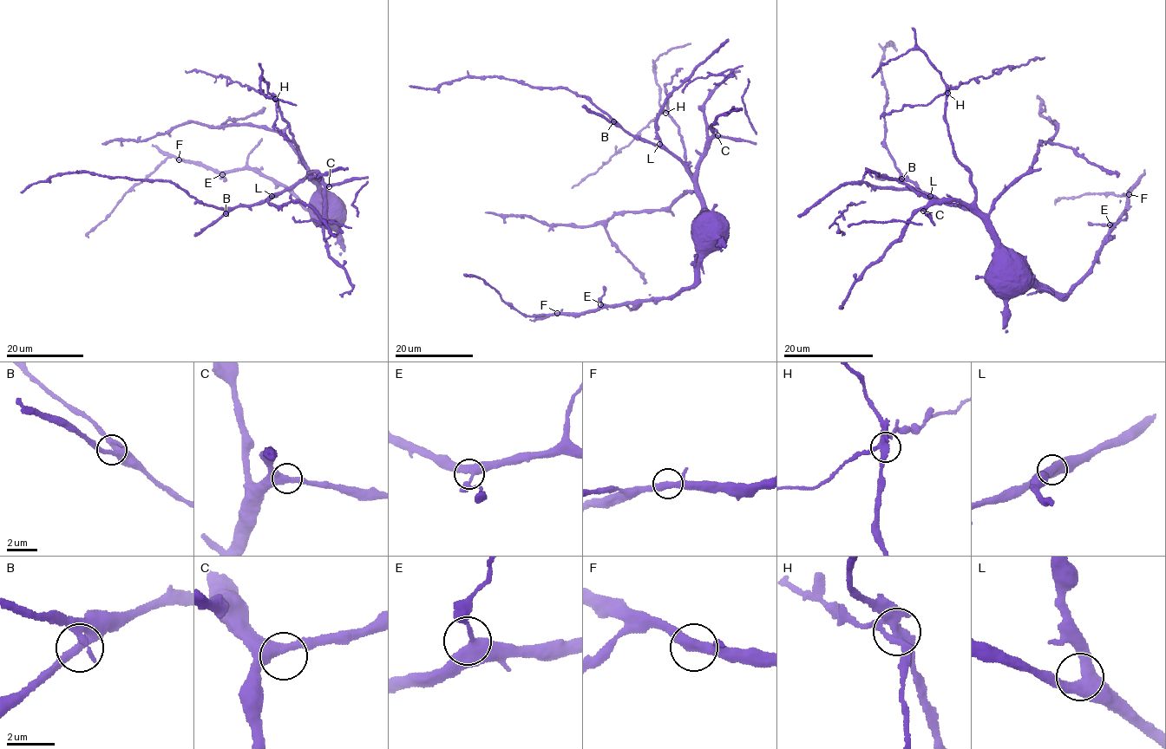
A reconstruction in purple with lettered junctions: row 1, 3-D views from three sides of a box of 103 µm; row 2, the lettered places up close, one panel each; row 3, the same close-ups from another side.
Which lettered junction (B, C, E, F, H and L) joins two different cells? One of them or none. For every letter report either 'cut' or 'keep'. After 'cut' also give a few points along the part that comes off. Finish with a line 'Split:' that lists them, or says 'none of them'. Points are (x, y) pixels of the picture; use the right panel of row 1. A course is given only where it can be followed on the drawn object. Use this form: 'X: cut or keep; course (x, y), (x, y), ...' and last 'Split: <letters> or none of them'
B: keep
C: keep
E: keep
F: keep
H: cut; course (946, 94), (949, 88), (980, 76), (989, 78), (993, 72), (1011, 66), (1019, 66), (1036, 57), (1044, 58)
L: keep
Split: H

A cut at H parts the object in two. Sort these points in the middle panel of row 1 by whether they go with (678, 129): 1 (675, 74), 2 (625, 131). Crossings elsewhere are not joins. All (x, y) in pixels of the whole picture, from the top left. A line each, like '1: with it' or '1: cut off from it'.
1: cut off from it
2: with it

